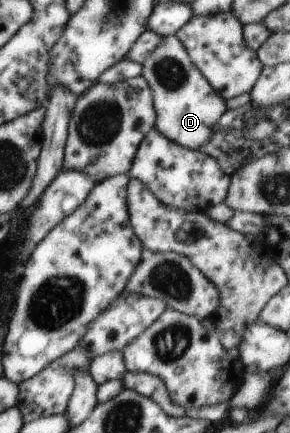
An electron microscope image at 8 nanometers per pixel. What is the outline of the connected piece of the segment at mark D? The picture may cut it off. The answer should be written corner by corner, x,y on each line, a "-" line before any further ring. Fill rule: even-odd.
176,34
163,36
156,49
141,63
141,66
141,76
152,90
156,129
182,147
199,150
210,137
211,127
226,112
226,100
212,89
204,74
196,69
187,49

